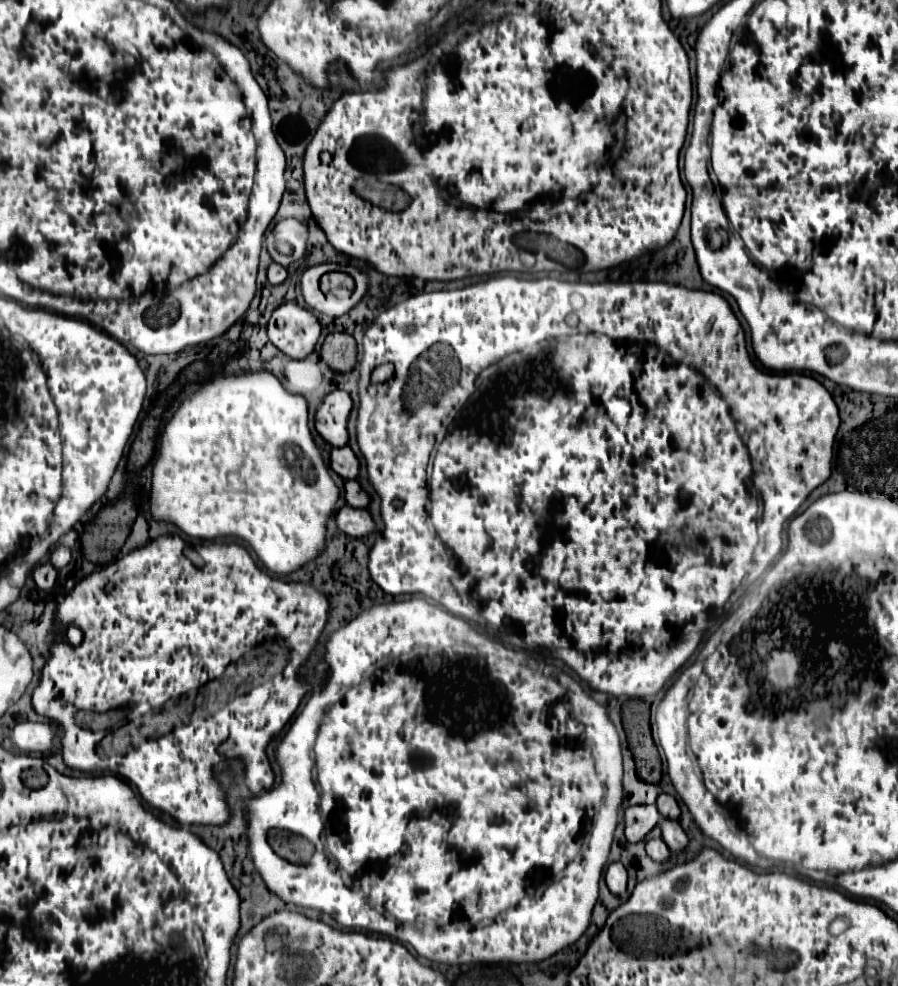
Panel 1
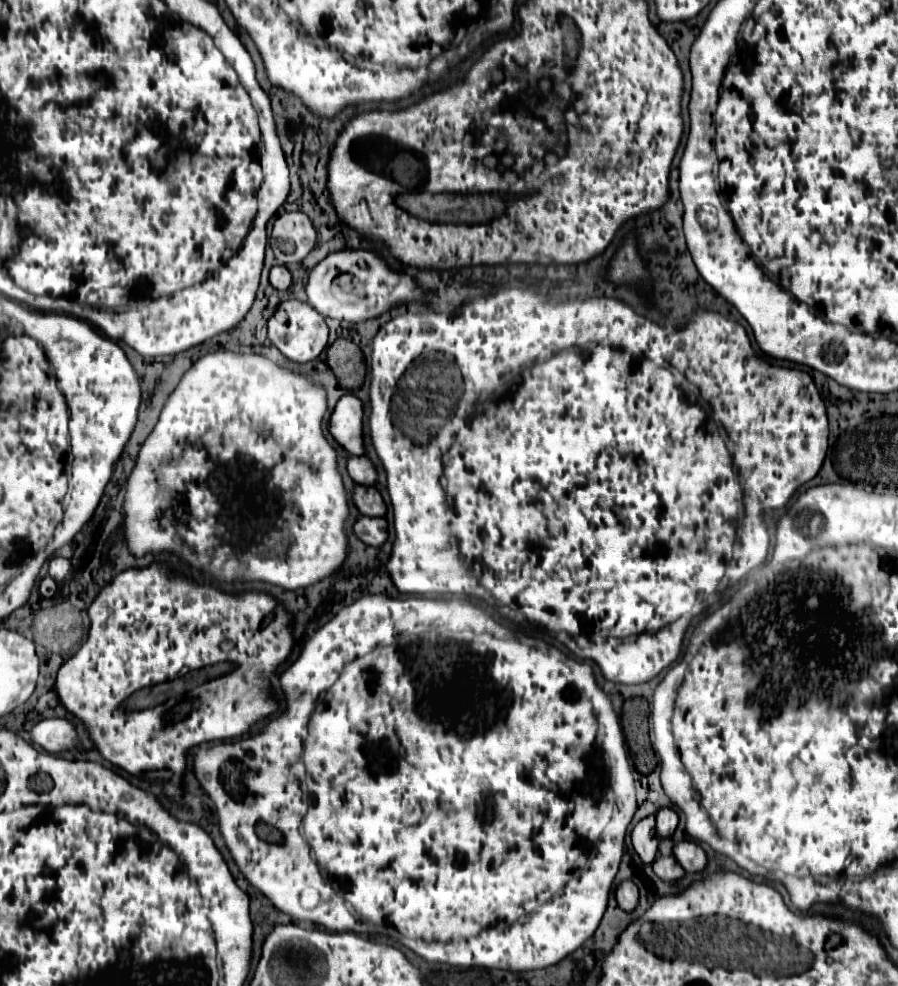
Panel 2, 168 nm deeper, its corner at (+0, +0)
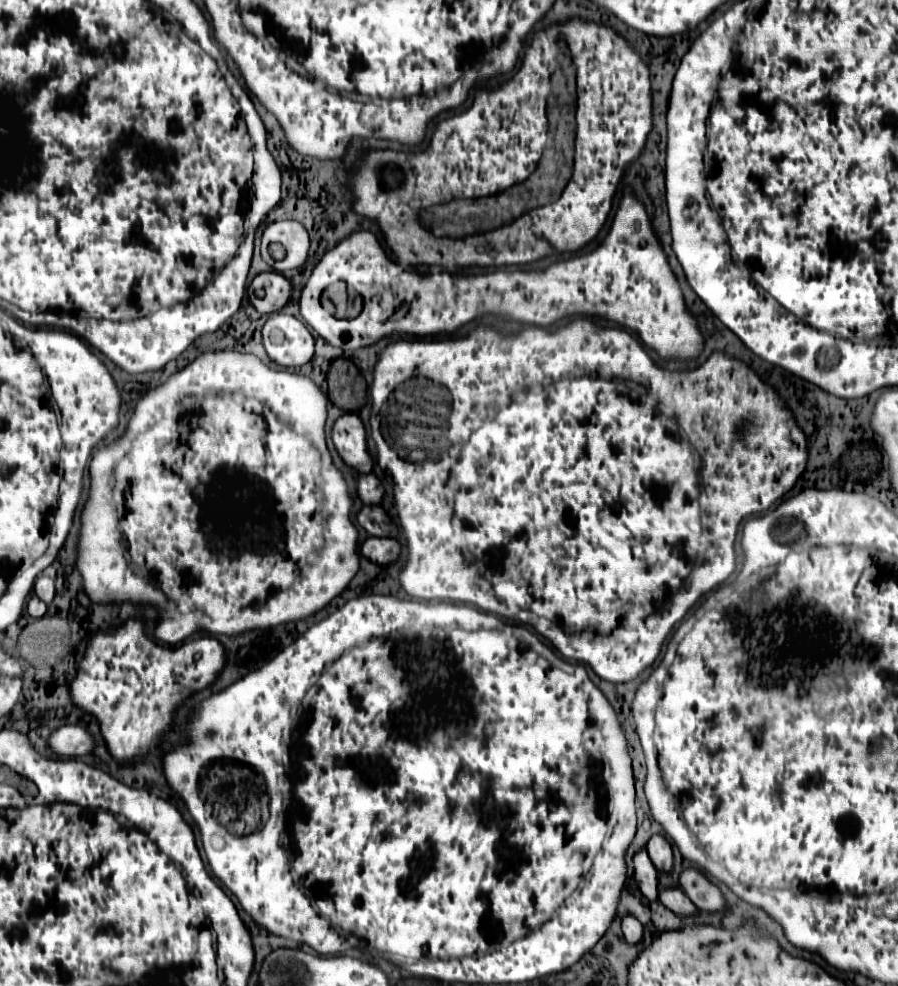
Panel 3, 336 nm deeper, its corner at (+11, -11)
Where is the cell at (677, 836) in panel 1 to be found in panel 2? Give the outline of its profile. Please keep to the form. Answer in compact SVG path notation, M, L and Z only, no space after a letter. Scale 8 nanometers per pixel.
M692 840L674 844L674 858L686 872L700 872L706 868L706 852Z

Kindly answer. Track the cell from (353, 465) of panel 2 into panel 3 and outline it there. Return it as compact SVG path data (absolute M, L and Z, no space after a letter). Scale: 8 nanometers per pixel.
M369 473L369 475L361 475L359 477L359 483L357 483L357 489L359 489L359 497L363 503L367 505L377 505L383 501L385 497L385 489L381 485L381 481Z

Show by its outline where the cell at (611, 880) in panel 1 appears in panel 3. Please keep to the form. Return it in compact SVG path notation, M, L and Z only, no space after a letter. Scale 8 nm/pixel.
M633 915L623 917L623 923L621 925L623 925L623 933L625 933L627 943L637 945L637 943L643 941L643 925Z

